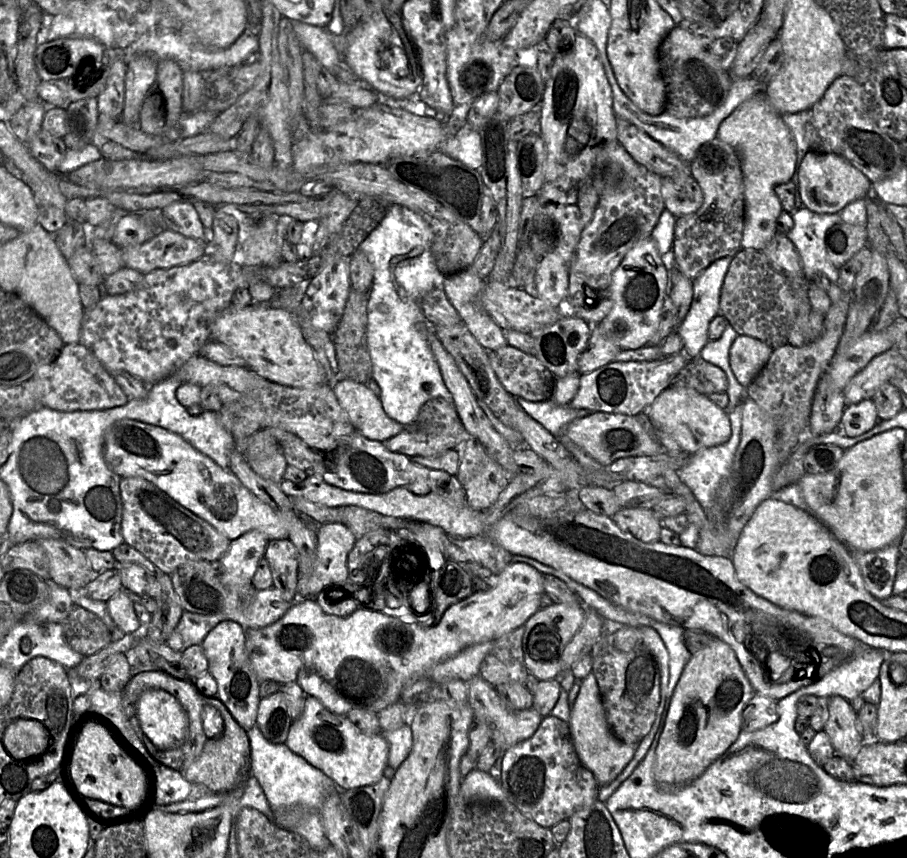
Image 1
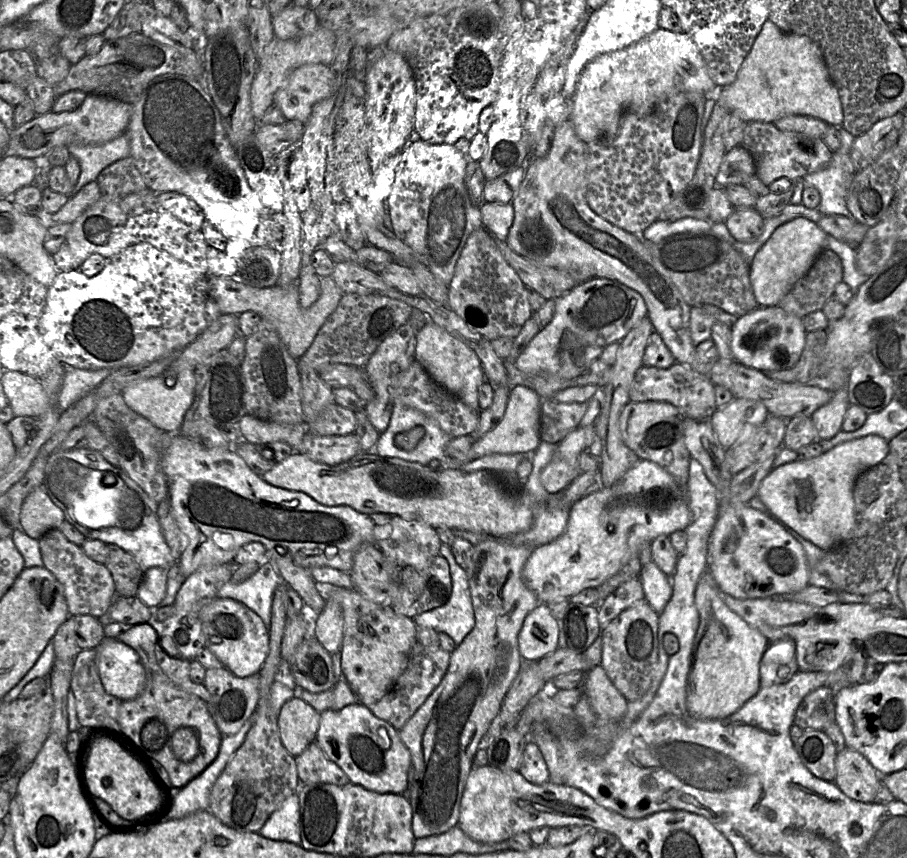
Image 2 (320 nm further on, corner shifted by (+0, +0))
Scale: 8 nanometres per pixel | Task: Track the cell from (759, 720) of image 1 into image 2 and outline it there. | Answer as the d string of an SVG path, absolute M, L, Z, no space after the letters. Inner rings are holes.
M788 637L769 642L760 661L760 687L785 683L797 671L795 642Z

